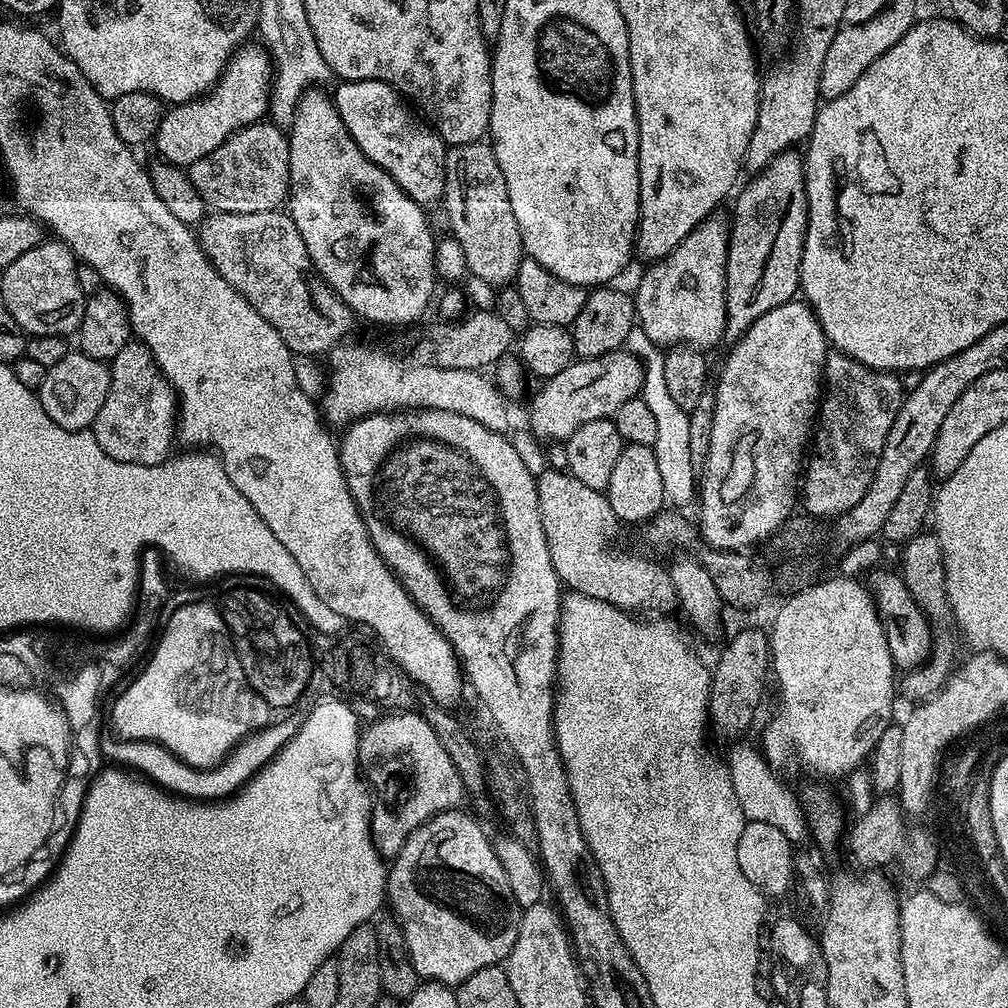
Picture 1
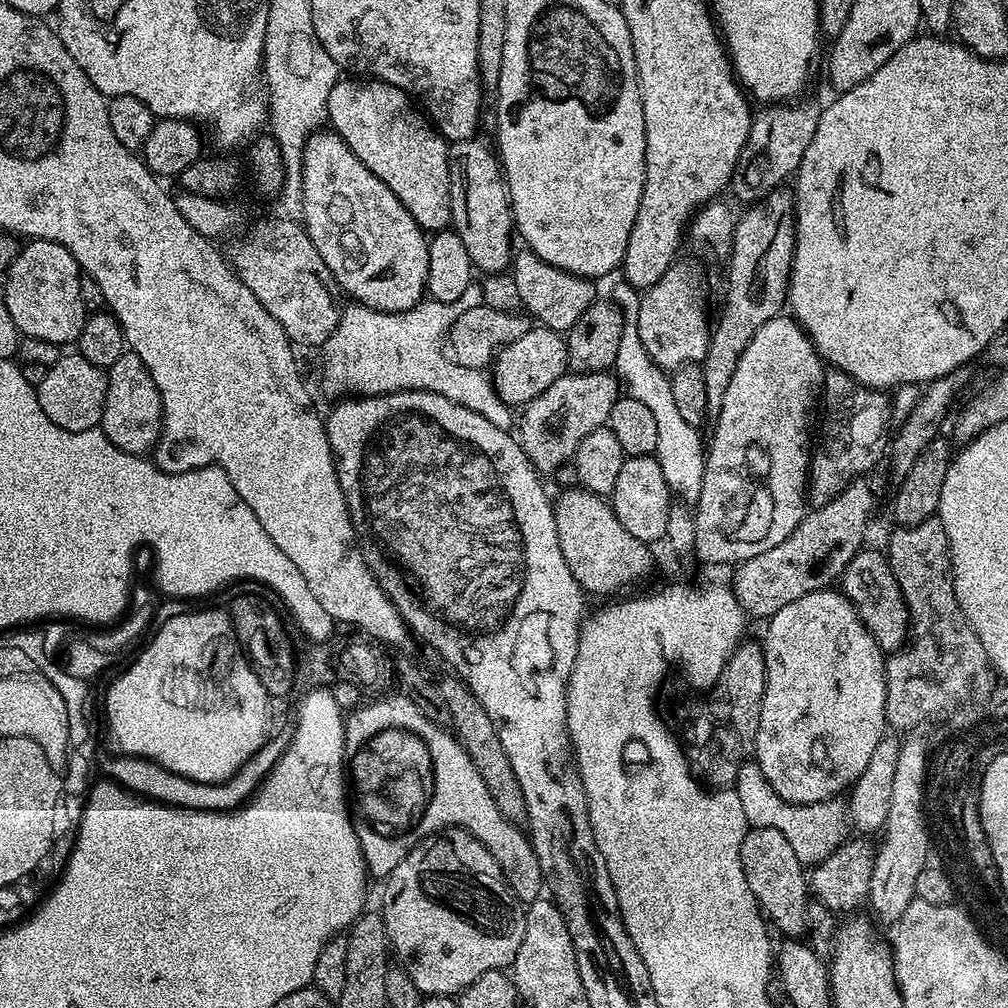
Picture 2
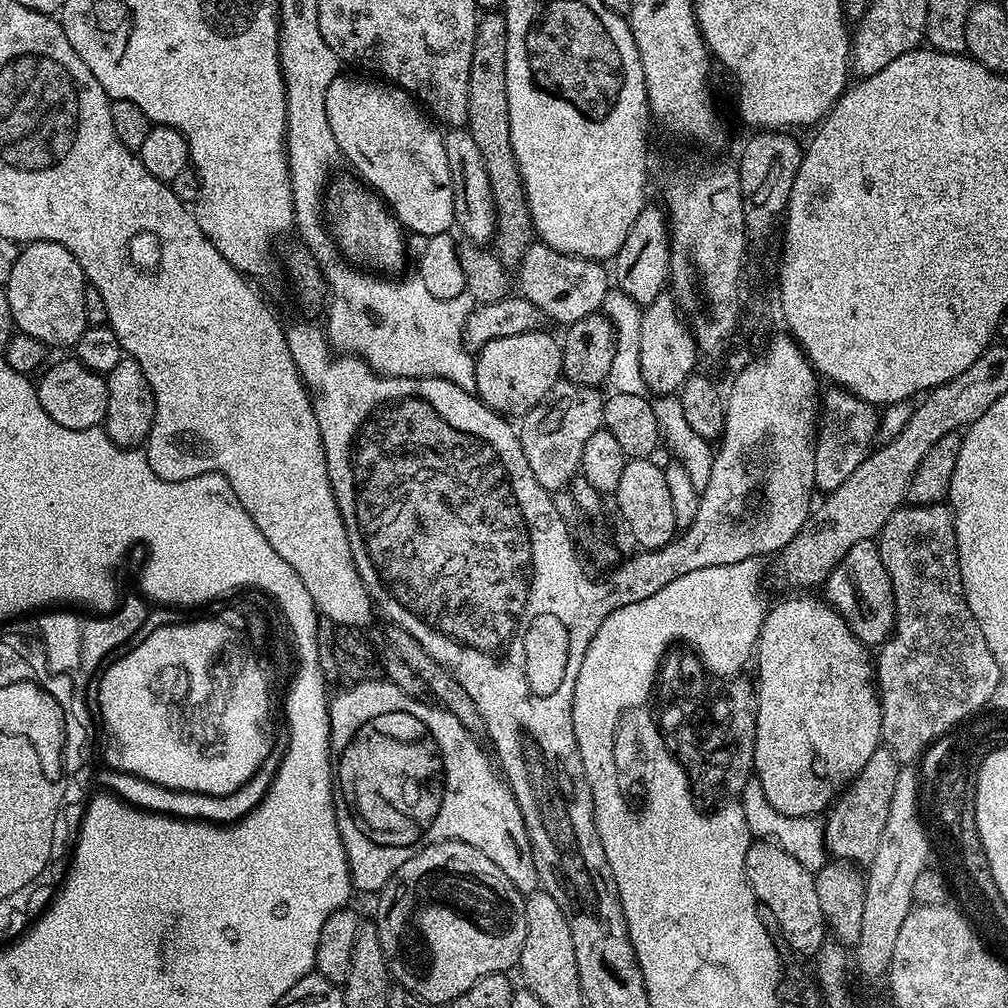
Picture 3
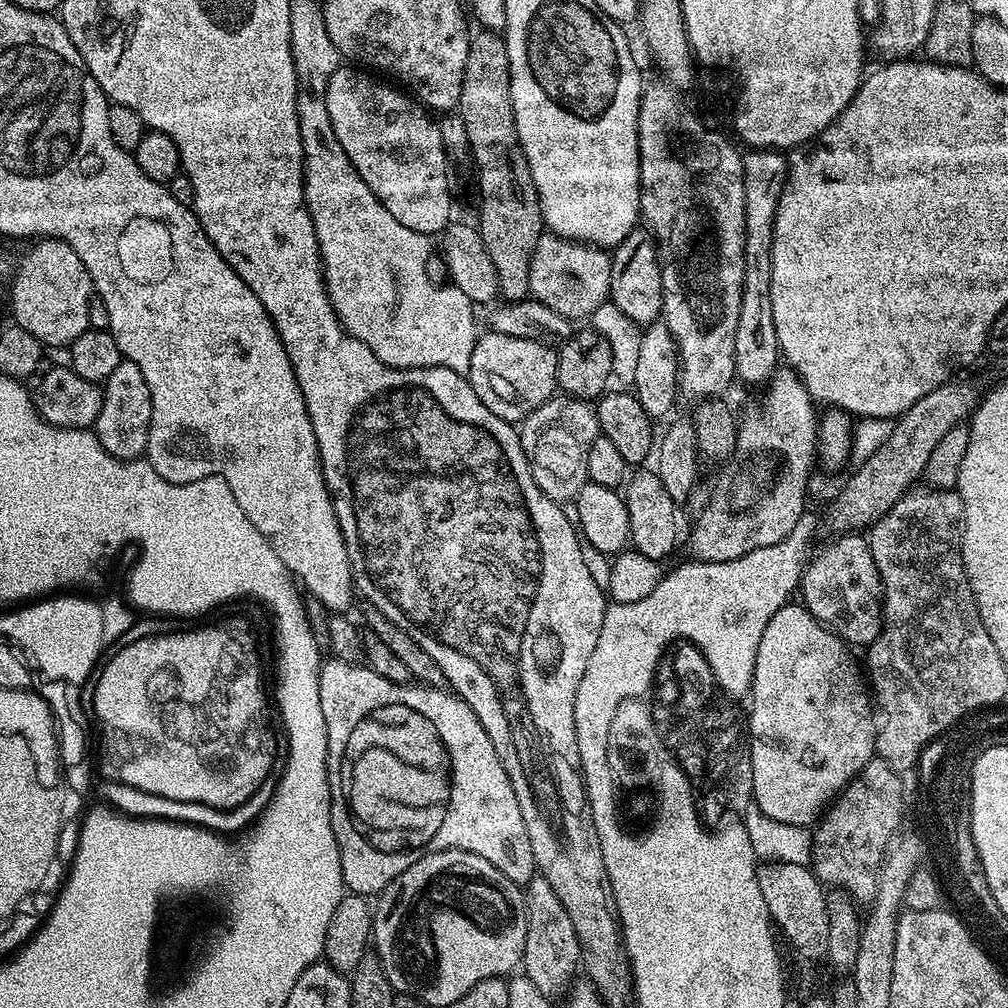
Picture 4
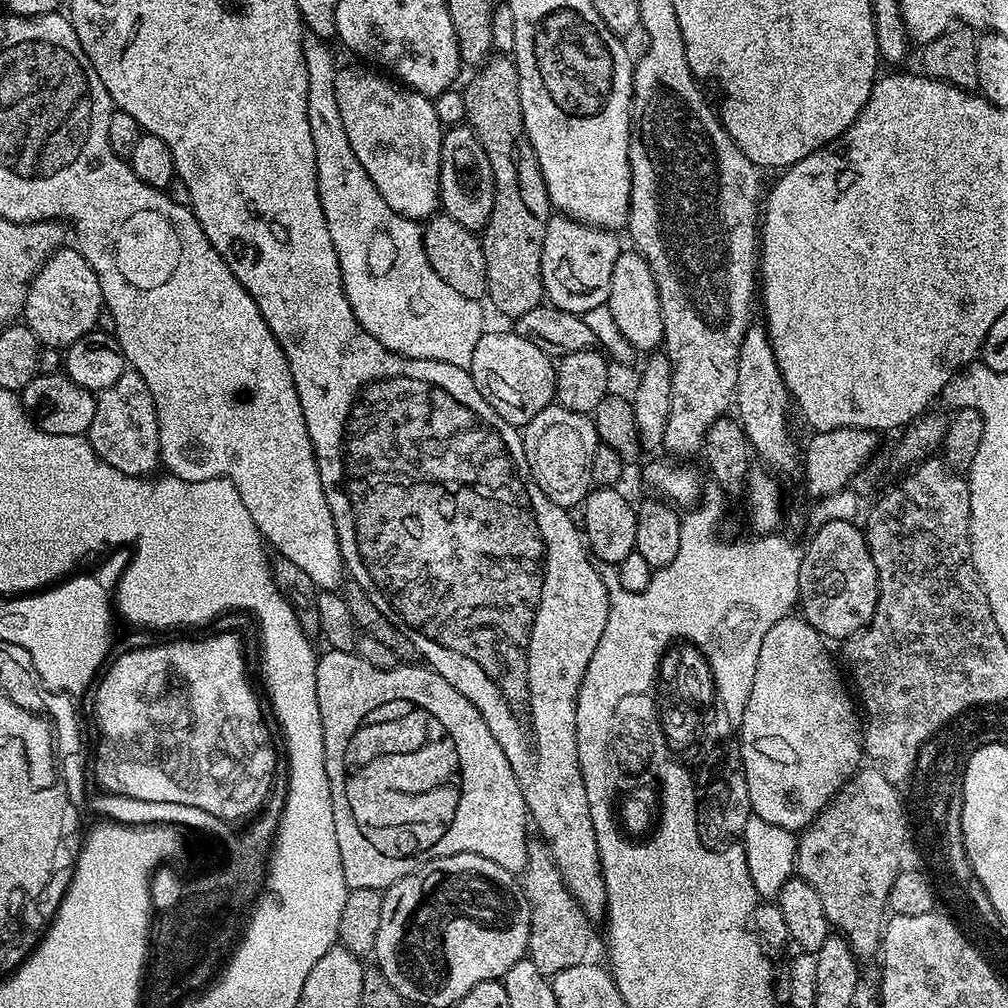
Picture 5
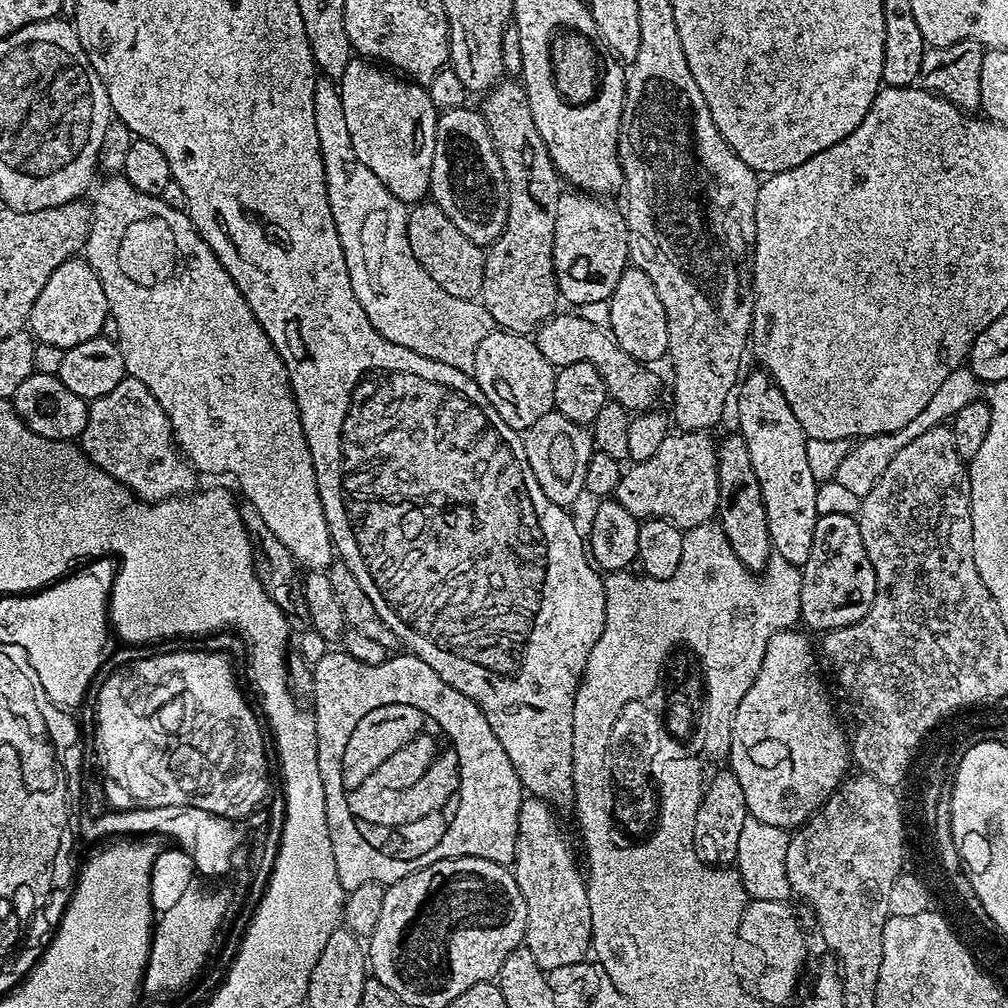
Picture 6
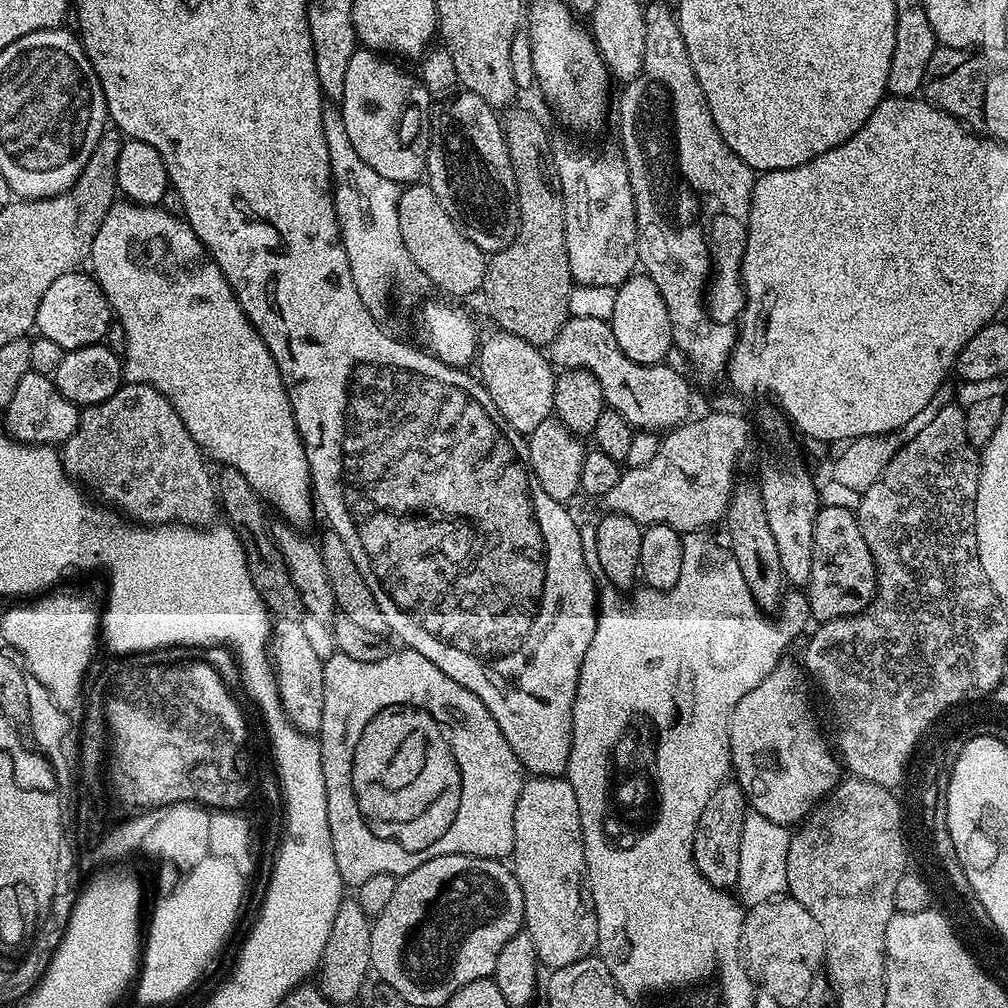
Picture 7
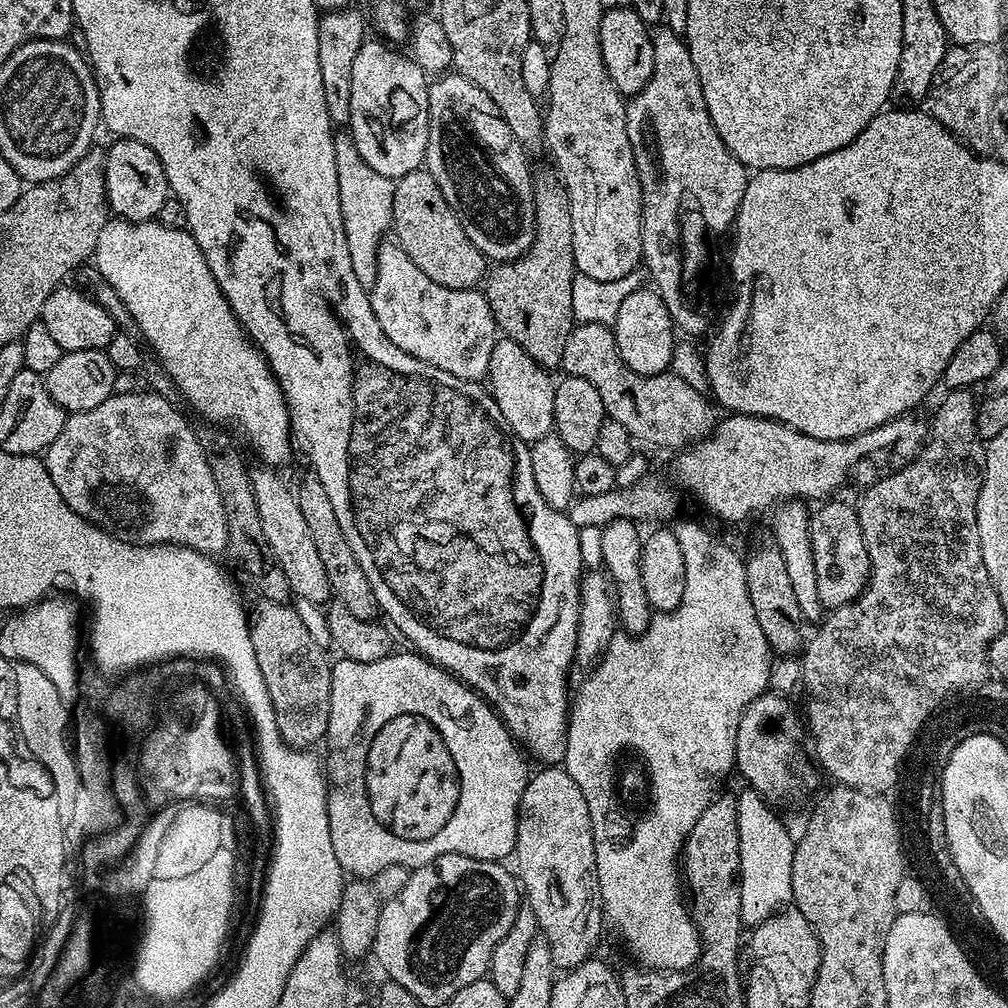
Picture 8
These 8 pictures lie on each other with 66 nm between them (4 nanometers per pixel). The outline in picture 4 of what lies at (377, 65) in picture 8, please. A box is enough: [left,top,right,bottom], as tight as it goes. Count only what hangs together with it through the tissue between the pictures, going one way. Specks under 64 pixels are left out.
[326,66,453,237]

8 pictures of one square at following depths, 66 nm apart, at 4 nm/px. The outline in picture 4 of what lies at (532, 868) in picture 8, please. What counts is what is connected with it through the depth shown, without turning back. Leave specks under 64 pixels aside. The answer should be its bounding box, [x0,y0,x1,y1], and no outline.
[522,874,582,998]

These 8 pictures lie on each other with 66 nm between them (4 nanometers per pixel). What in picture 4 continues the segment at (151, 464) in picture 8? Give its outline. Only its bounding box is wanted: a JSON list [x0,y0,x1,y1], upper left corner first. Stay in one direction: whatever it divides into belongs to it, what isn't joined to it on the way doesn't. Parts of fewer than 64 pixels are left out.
[94,359,150,460]

